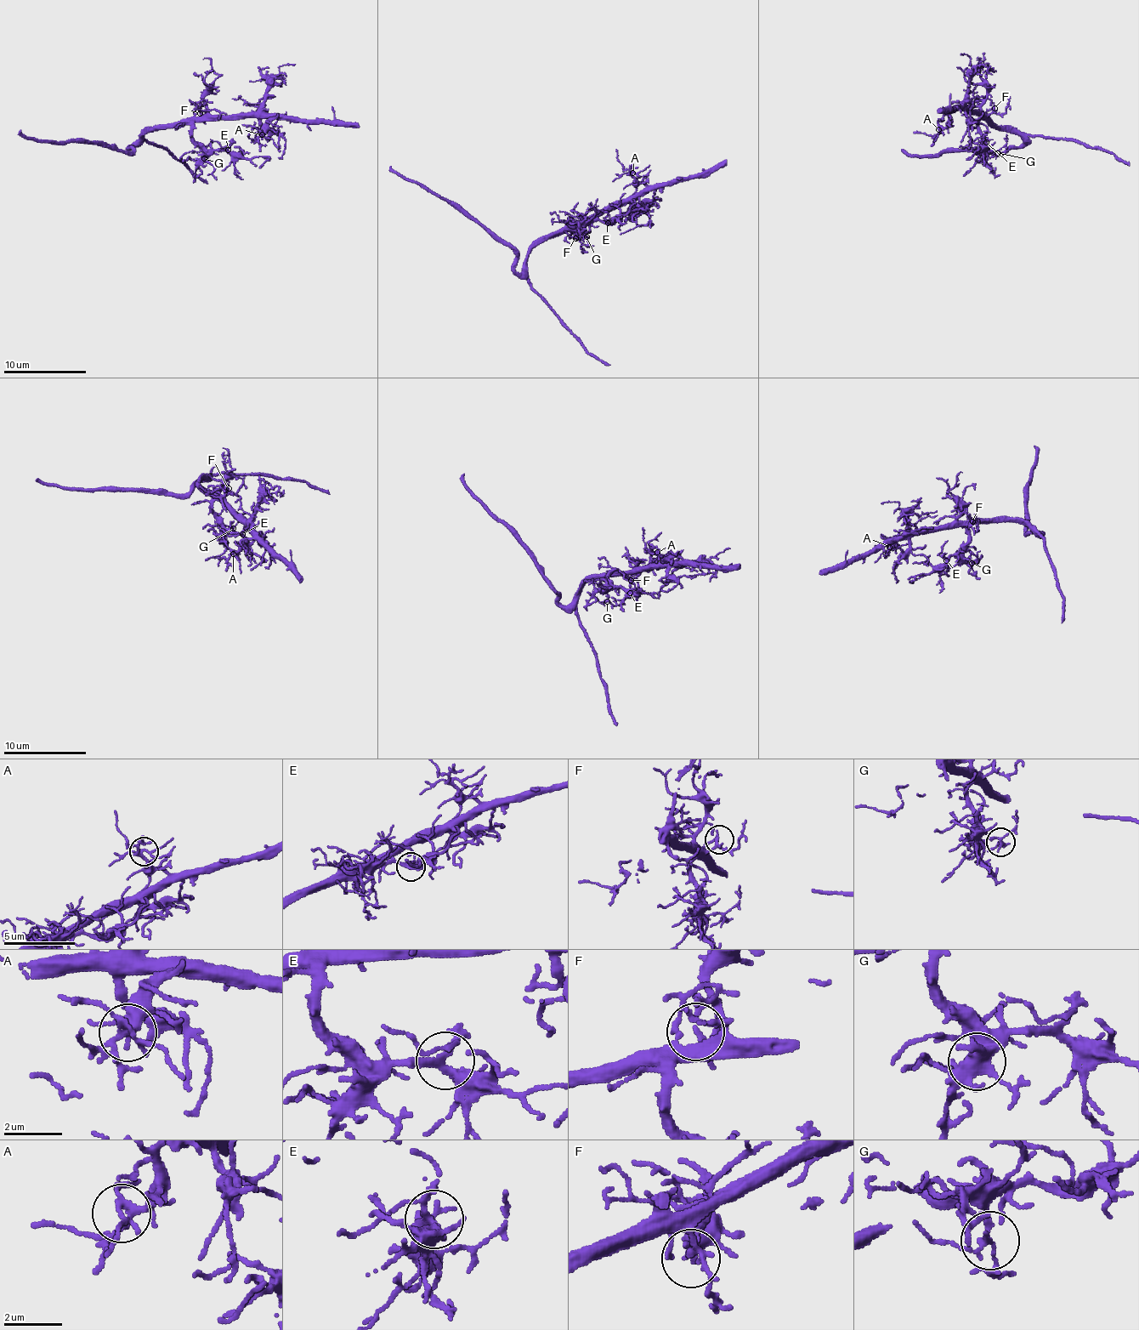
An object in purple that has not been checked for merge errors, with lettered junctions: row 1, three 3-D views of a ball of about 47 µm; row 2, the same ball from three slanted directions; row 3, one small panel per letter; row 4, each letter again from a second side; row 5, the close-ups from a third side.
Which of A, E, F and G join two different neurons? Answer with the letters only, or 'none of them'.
none of them

